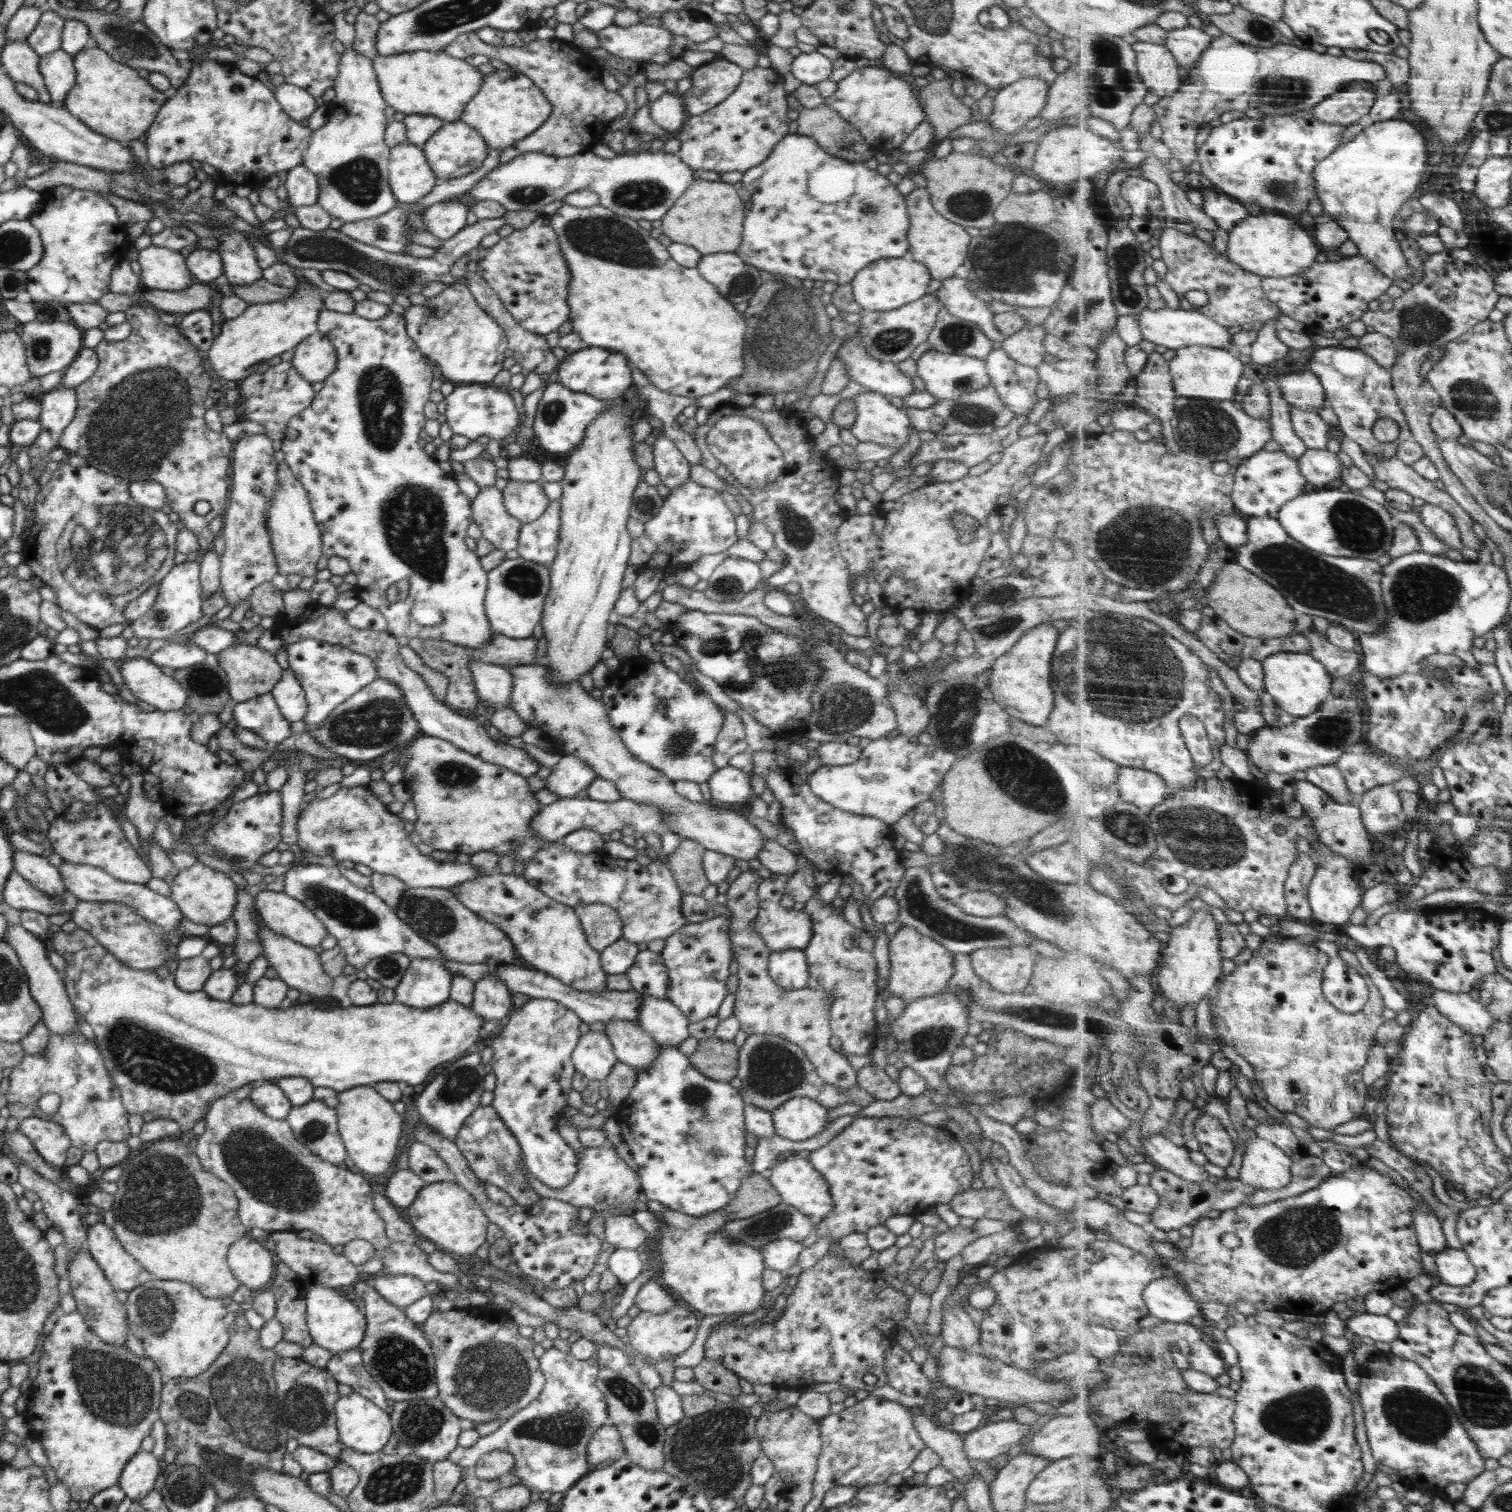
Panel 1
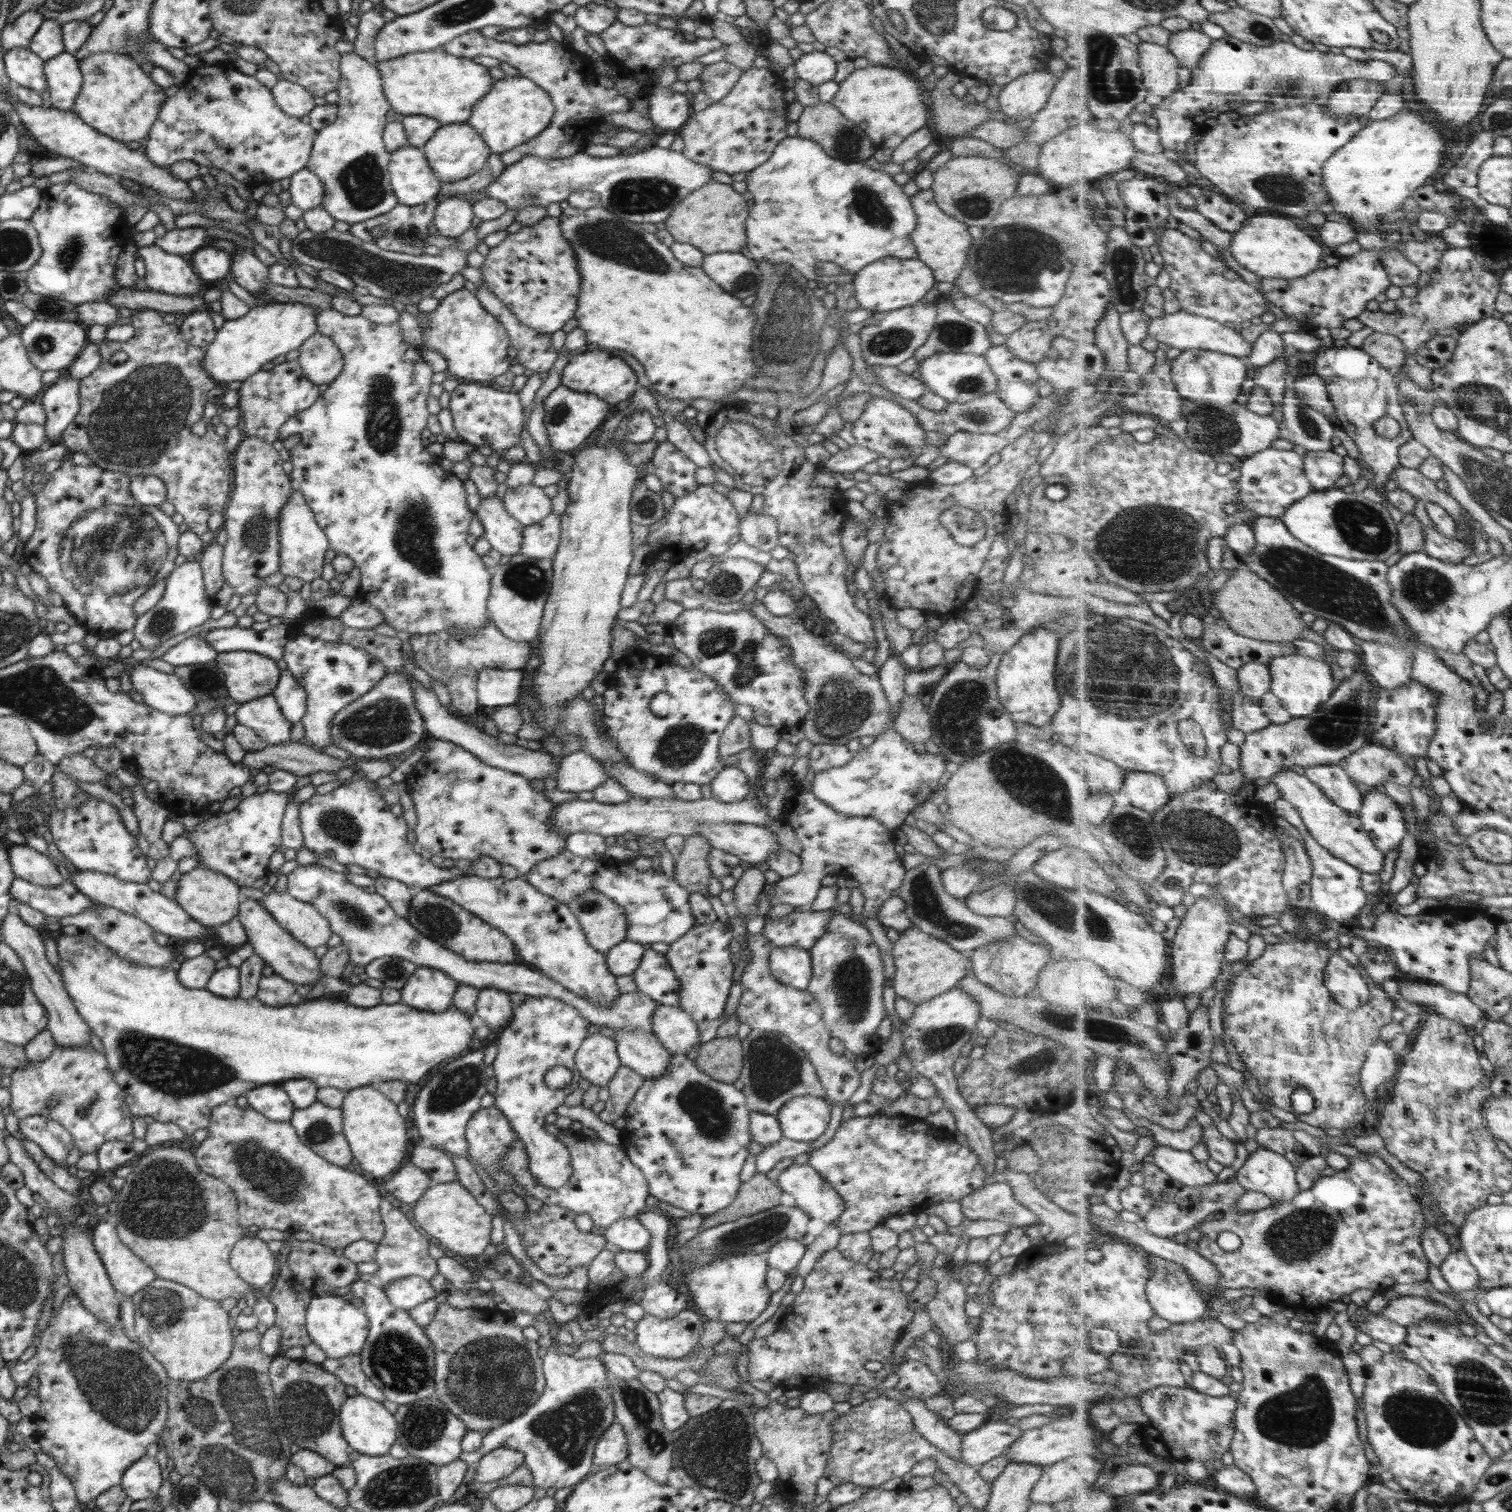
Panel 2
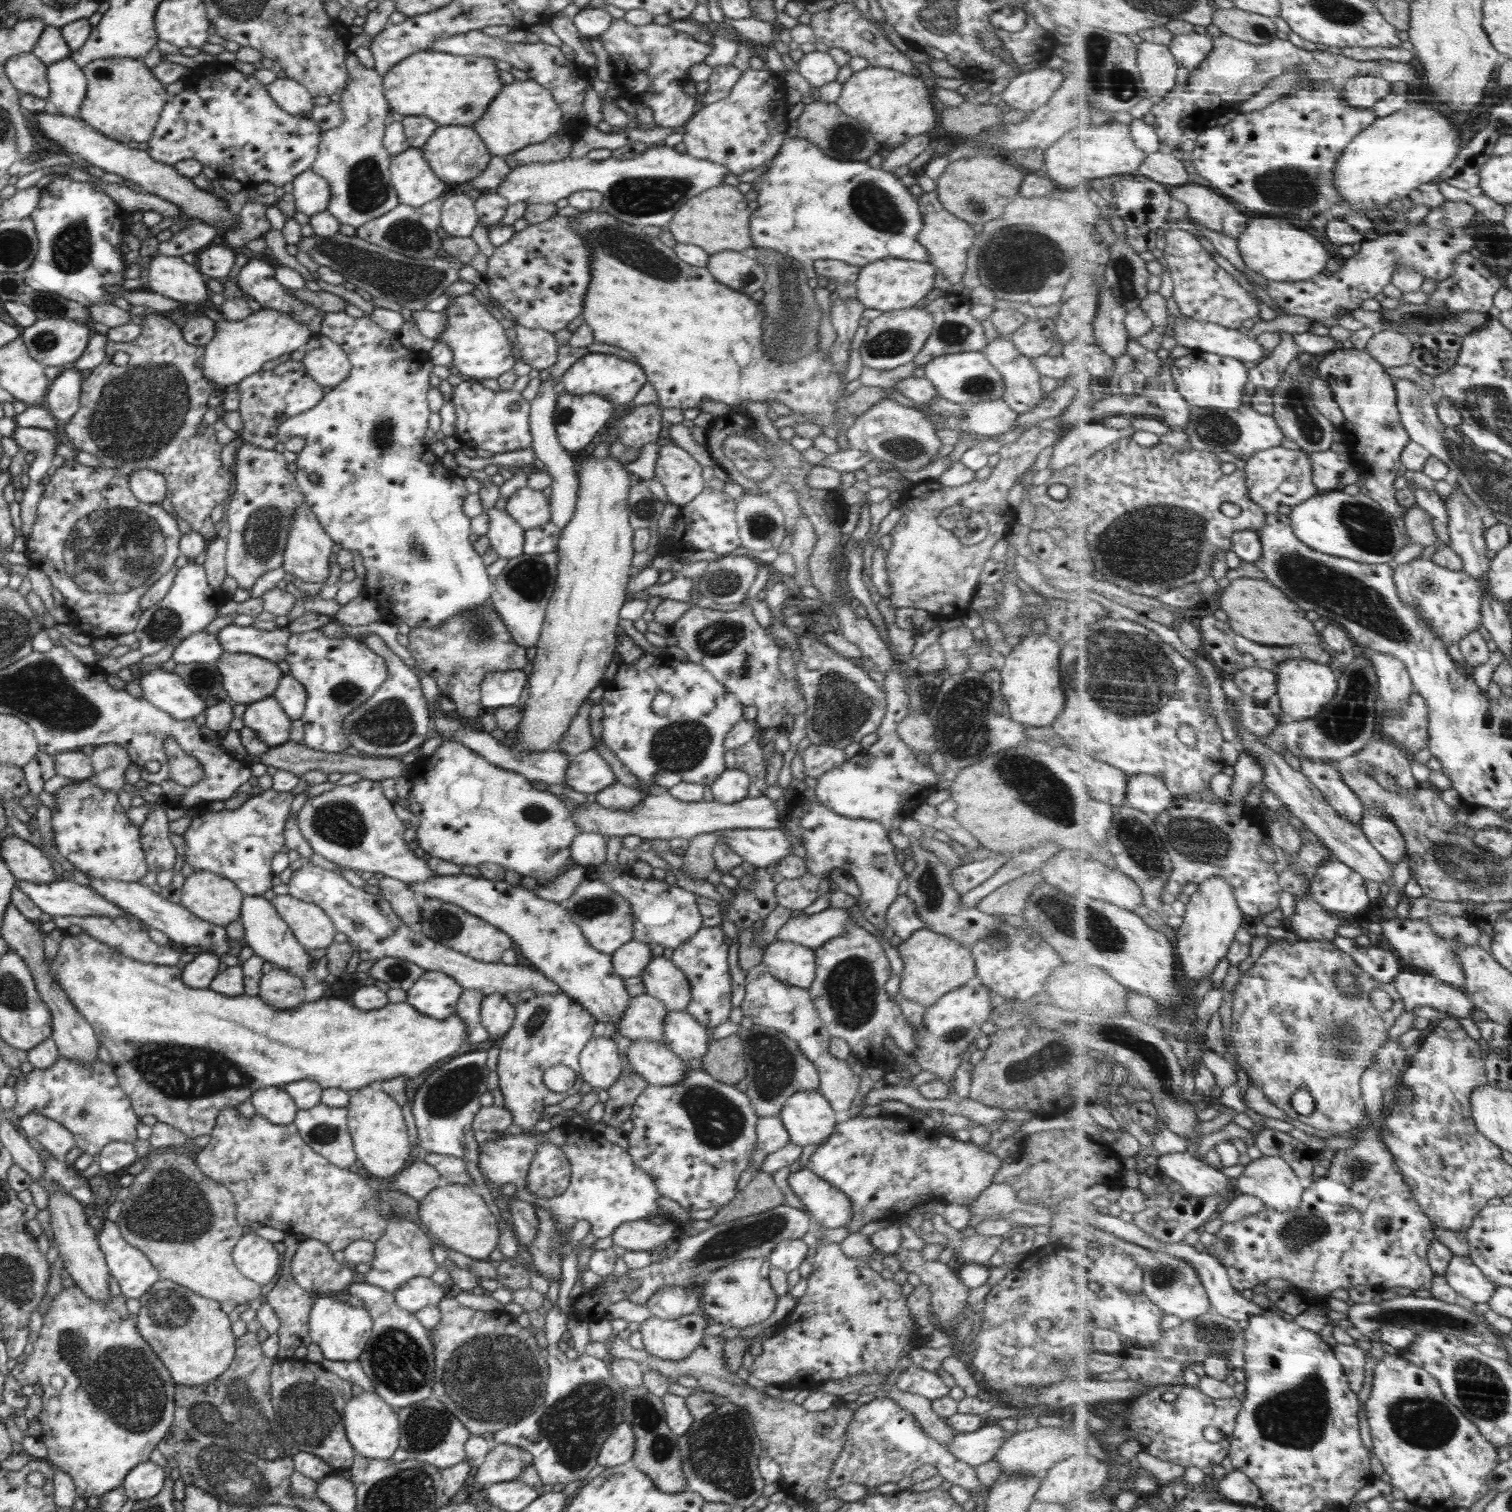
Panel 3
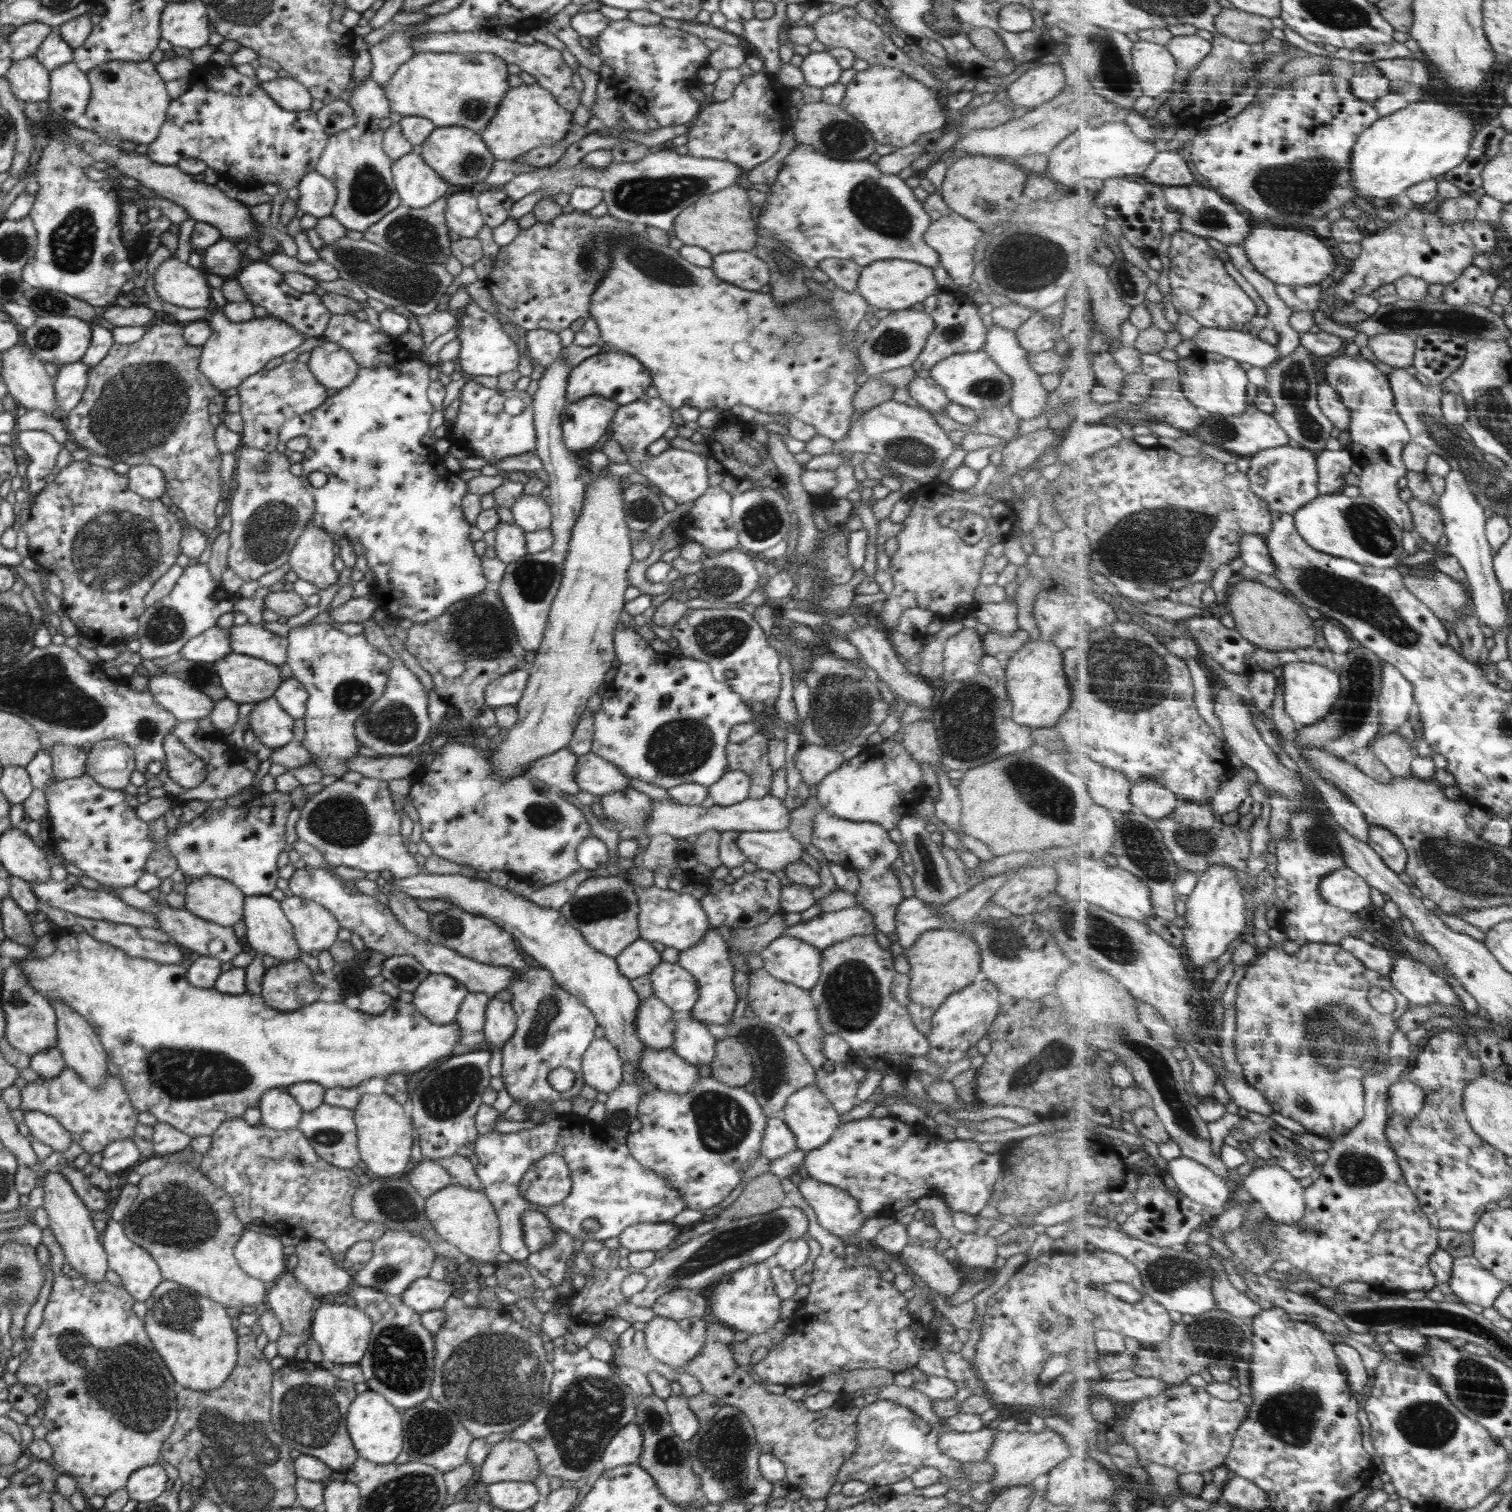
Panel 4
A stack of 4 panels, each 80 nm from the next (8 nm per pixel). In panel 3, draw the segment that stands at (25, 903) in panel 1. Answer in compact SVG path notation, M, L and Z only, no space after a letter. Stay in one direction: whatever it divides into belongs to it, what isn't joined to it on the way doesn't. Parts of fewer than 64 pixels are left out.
M61 879L47 884L35 884L17 880L16 885L18 885L20 891L25 892L26 896L30 897L30 900L34 901L34 904L42 912L52 916L99 916L113 919L130 917L131 919L137 919L133 918L131 914L124 912L117 904L100 896L95 890L90 889L89 886L80 886L80 884L76 884L73 880L64 881Z

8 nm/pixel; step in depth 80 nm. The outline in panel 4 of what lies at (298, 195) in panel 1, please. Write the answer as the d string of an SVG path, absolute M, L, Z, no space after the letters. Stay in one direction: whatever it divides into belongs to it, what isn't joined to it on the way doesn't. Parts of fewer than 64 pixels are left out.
M315 171L304 175L300 180L298 193L298 209L318 218L330 216L338 200L338 191L334 183Z

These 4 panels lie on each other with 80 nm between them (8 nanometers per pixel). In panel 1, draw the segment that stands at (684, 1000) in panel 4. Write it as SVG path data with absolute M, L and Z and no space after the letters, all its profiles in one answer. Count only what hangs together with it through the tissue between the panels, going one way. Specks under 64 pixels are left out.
M649 949L640 951L634 959L634 964L625 972L629 977L632 989L639 994L667 999L669 987L669 976L665 967L661 953L650 951Z

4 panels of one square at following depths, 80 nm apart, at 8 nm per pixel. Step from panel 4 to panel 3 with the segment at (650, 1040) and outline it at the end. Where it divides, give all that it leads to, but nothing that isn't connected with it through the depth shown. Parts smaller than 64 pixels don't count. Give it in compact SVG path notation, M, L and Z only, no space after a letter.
M648 993L629 1000L628 1008L617 1022L622 1036L633 1040L649 1040L663 1043L663 1024L667 1008L663 1002Z

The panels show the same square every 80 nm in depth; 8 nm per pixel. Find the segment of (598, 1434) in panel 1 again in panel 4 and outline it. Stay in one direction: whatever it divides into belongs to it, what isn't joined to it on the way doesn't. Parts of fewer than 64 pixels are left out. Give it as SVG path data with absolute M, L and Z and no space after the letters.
M635 1422L621 1428L607 1444L601 1461L606 1470L625 1464L636 1463L643 1446L642 1433Z

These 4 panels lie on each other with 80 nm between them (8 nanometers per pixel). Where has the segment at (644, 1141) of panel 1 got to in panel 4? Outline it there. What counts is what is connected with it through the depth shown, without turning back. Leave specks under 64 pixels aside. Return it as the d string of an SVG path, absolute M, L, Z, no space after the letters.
M712 1076L700 1078L686 1094L656 1089L648 1096L642 1096L636 1119L642 1123L642 1128L626 1138L630 1155L643 1168L659 1174L677 1188L686 1208L700 1212L720 1204L740 1184L746 1170L761 1154L762 1138L769 1120L752 1093L742 1087L723 1084Z

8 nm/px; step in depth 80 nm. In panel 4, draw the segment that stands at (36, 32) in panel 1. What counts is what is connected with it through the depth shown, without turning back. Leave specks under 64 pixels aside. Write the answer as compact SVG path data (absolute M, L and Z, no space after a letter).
M52 28L40 43L35 57L50 70L73 62L73 48L60 36L57 28Z

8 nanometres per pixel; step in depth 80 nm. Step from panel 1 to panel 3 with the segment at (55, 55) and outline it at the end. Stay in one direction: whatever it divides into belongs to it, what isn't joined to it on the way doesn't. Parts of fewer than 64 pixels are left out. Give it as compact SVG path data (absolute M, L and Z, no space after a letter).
M70 57L47 66L49 98L52 110L82 120L79 110L86 98L87 80L81 69Z

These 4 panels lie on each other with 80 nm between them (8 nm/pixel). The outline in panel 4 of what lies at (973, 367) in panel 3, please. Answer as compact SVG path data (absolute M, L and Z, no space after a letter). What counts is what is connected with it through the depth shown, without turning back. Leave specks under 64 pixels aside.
M982 349L978 352L951 354L939 360L930 370L930 376L946 392L946 397L955 404L983 411L986 408L1009 406L1012 398L1011 378Z

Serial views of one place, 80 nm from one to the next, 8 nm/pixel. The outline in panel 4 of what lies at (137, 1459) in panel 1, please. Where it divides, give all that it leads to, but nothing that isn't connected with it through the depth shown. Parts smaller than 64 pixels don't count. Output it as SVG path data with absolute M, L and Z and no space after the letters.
M142 1465L129 1476L125 1489L130 1499L139 1503L150 1502L164 1492L168 1479L162 1466Z

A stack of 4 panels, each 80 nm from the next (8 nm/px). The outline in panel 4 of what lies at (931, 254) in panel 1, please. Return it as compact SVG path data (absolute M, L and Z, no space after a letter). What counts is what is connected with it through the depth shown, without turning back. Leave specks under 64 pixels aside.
M930 194L923 203L924 210L930 215L930 226L923 234L924 242L934 248L940 257L939 267L946 269L948 275L959 290L965 290L972 282L972 274L975 269L973 255L976 252L974 246L980 242L985 227L964 218L954 212L944 203L940 194Z

